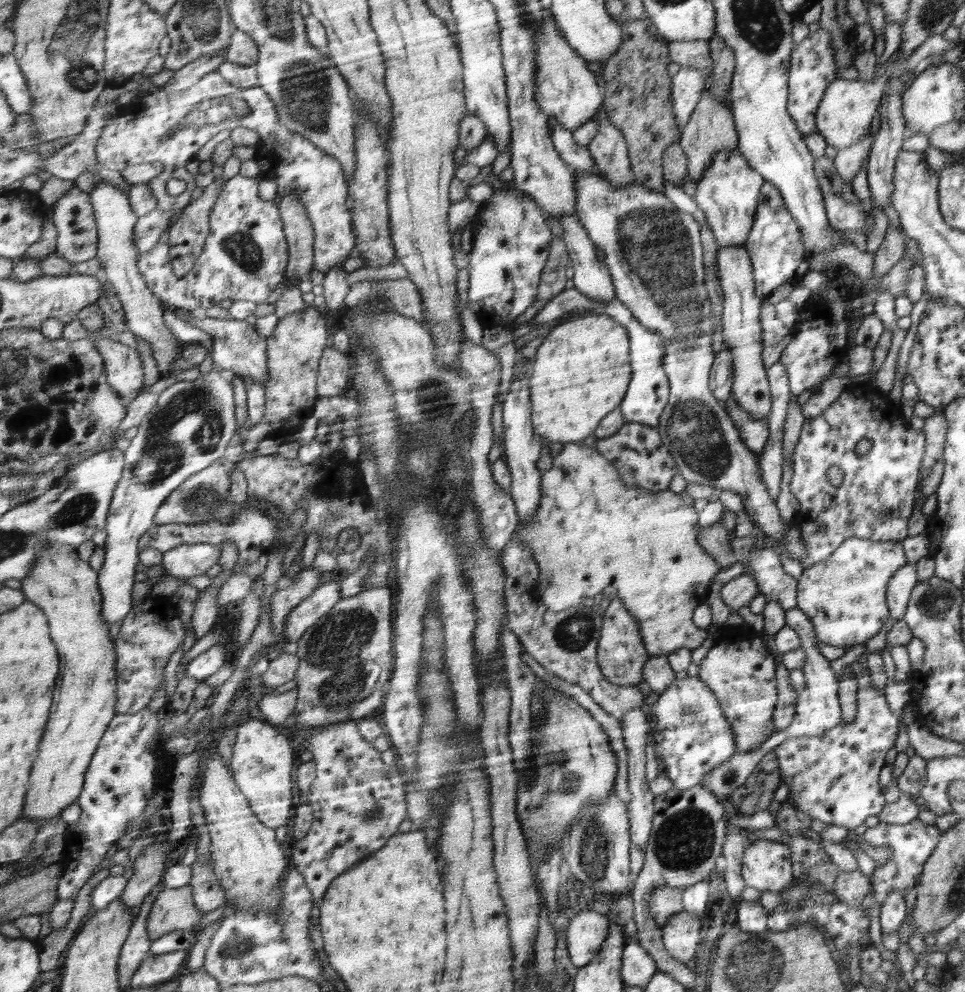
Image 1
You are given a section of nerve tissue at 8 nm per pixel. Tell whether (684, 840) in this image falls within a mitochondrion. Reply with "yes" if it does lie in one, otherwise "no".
yes

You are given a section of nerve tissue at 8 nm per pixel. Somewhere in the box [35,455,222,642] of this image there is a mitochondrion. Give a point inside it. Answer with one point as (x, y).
(78, 510)

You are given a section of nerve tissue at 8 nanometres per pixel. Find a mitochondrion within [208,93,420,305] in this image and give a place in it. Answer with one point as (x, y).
(245, 250)

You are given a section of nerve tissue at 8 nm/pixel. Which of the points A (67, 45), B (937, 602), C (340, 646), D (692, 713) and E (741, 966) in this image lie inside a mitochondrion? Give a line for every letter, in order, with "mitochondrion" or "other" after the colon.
A: mitochondrion
B: mitochondrion
C: mitochondrion
D: mitochondrion
E: mitochondrion

